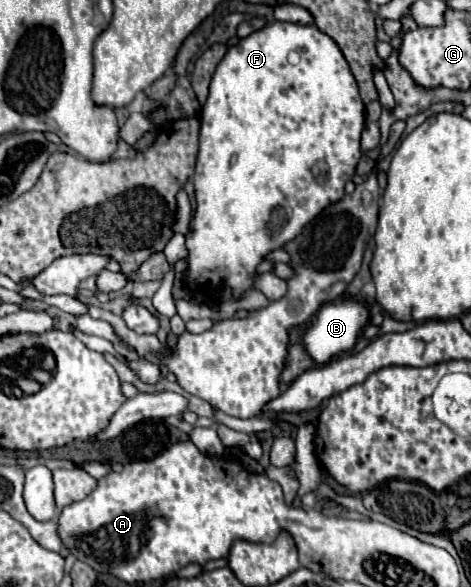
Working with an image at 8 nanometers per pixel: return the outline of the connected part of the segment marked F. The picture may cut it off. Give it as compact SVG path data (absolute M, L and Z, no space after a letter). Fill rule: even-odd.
M270 19L264 29L254 31L246 39L240 39L234 47L230 47L220 61L212 83L210 83L210 95L202 107L200 113L200 151L198 151L198 161L196 161L196 173L194 173L194 185L196 185L196 201L198 209L192 221L192 229L186 235L186 247L188 247L188 271L186 271L186 281L194 287L208 287L212 293L216 293L224 283L232 287L234 295L240 295L244 289L252 287L254 281L254 271L256 265L264 259L264 255L270 249L280 249L286 241L294 239L302 227L314 219L324 207L330 203L336 203L344 195L344 185L346 181L352 179L356 163L362 155L360 149L360 133L364 127L364 103L358 93L358 85L354 75L350 73L350 67L334 43L326 33L318 31L316 25L300 25L300 23L286 23L286 21L274 21ZM216 271L222 271L222 279L214 277Z

